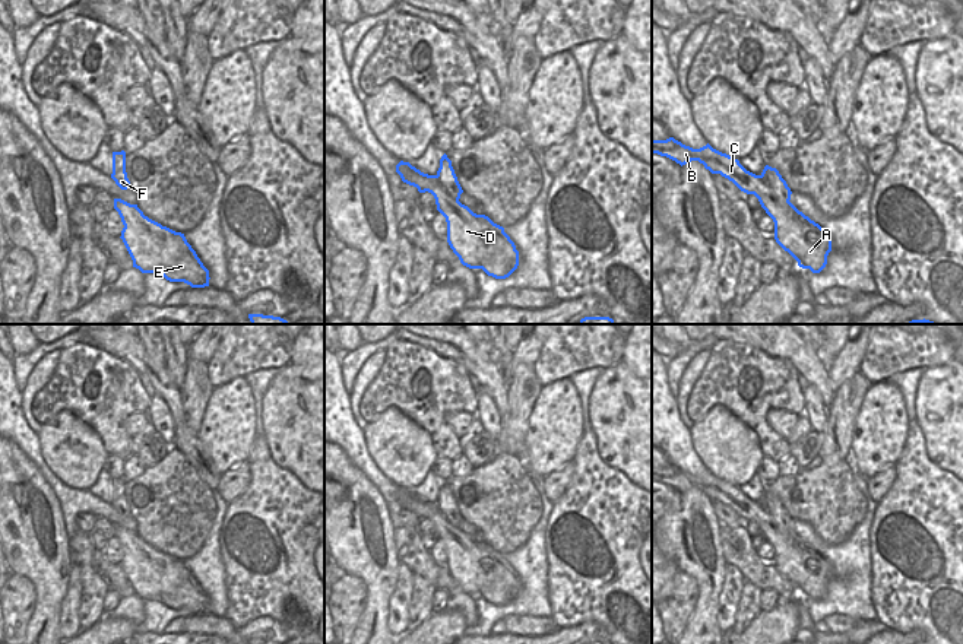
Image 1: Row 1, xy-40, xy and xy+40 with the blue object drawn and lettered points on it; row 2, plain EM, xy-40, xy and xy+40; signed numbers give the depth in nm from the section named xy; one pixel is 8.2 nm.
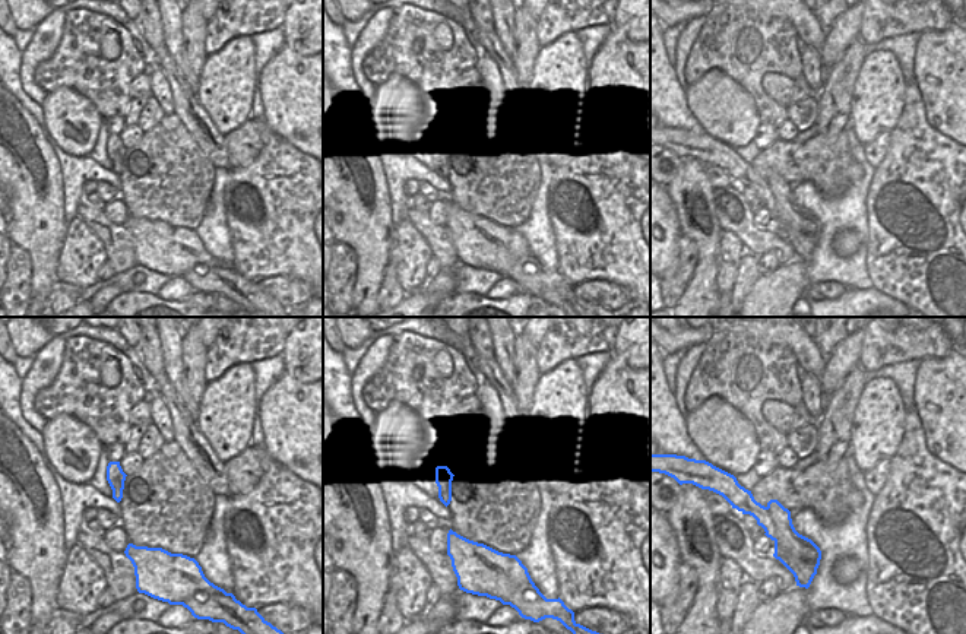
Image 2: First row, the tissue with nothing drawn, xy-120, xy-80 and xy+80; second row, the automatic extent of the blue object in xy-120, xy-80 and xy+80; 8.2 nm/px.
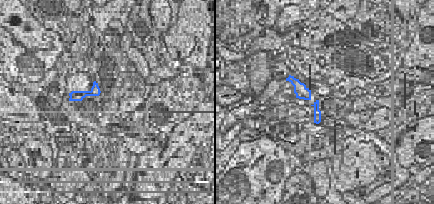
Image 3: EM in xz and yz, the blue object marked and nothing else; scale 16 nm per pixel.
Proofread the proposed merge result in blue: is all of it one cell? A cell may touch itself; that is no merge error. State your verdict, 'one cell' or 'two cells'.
two cells

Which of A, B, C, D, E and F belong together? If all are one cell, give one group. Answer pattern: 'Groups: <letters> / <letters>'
Groups: A B C D E / F.

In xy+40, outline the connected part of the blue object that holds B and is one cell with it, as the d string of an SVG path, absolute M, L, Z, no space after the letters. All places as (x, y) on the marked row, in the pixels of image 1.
M674 137L652 140L652 153L666 156L681 166L699 161L712 174L720 174L741 191L754 194L774 222L776 242L798 261L798 266L812 273L826 267L831 237L791 202L780 203L763 175L747 171L738 159L713 149L709 143L693 149Z

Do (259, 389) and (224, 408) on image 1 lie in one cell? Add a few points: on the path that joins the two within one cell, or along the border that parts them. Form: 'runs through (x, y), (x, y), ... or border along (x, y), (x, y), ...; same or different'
border along (244, 377), (253, 397), (256, 425); different

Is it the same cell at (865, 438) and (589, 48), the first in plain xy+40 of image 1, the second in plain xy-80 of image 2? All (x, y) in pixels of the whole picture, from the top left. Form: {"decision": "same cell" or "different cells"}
{"decision": "different cells"}

